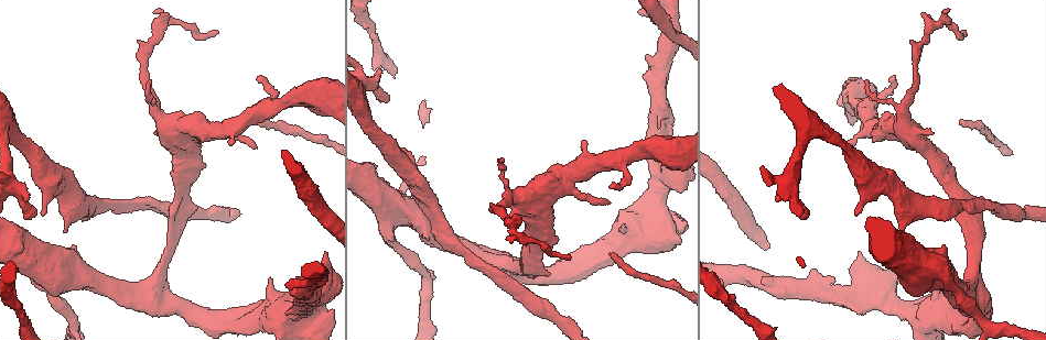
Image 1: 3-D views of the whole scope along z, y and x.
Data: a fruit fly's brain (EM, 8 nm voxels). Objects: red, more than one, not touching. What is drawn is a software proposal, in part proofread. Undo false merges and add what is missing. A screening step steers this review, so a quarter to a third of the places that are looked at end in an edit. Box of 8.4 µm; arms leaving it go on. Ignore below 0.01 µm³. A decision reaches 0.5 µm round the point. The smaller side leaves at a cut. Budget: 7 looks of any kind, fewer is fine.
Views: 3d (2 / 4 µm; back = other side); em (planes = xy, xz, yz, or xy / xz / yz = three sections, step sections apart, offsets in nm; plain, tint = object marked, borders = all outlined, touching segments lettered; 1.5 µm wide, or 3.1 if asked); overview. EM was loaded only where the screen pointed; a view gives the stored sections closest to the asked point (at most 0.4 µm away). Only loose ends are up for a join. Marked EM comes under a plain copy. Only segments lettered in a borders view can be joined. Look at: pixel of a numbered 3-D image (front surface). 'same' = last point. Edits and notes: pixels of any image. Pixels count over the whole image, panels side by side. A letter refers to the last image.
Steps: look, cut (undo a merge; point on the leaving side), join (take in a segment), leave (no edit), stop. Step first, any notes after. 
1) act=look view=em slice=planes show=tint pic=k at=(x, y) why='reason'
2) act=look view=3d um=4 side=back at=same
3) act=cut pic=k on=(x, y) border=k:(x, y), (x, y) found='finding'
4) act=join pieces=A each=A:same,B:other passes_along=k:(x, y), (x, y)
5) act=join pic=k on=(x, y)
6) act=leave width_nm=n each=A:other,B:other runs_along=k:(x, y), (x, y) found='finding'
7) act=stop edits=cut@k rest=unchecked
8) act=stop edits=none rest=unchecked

act=look view=3d um=4 pic=1 at=(933, 134) why='free end'

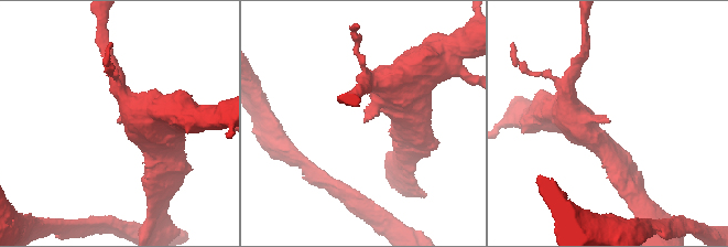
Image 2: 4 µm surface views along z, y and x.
act=look view=em slice=xy step=4 show=borders pic=2 at=(119, 122) why='shape alone is not enough'

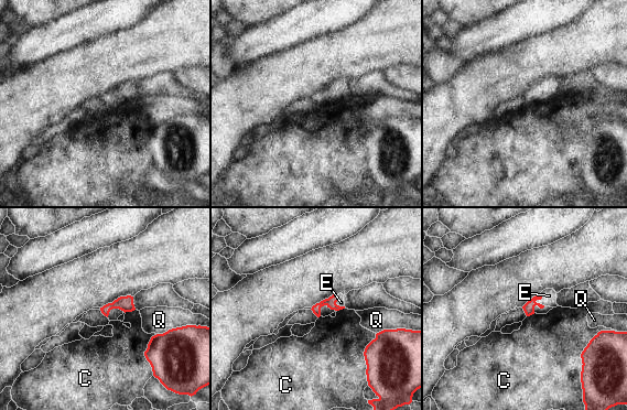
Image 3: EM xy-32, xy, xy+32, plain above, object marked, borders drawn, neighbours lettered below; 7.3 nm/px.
act=look view=em slice=planes show=borders at=same why='cut it another way'

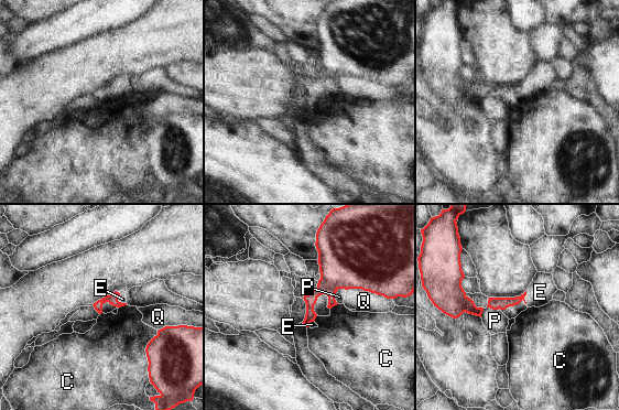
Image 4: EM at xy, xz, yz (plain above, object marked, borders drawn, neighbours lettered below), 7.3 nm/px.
act=join pic=4 on=(122, 299) each=C:other,E:same,P:other,Q:other passes_along=4:(112, 299), (118, 301), (122, 299) found='the neuron continues'

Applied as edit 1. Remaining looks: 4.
act=look view=3d um=2 pic=1 at=(843, 144) why='thick turns thin'

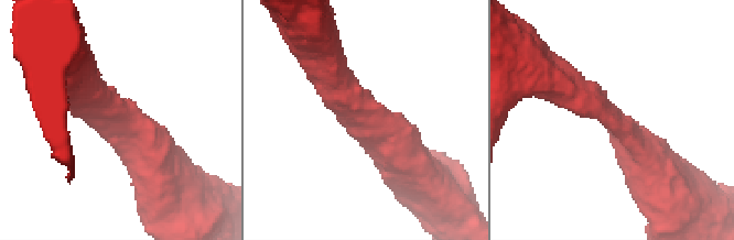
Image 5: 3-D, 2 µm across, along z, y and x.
act=look view=em slice=yz step=4 show=tint pic=5 at=(366, 115) arm_widths_nm=340,420

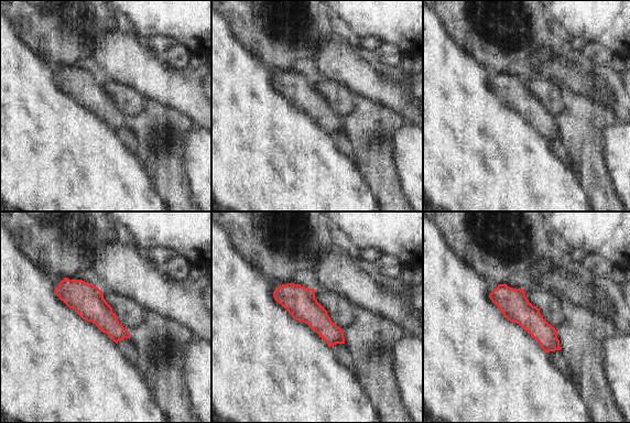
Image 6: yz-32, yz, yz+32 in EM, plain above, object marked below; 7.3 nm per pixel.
act=look view=em slice=xz step=8 show=borders at=same why='cut it another way'

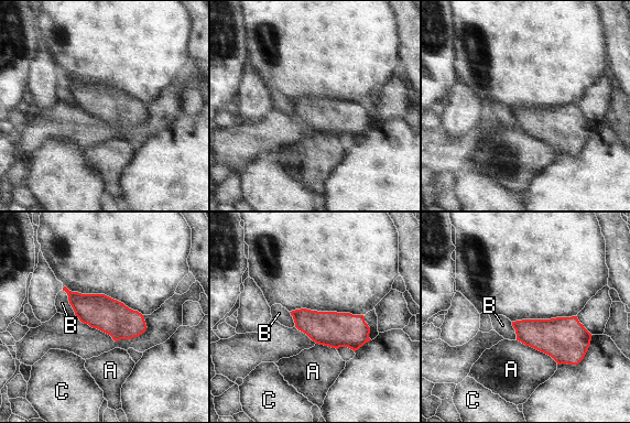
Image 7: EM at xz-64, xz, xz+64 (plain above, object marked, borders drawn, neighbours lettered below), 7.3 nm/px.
act=leave each=A:other,B:other,C:other border=7:(517, 339), (547, 354), (557, 364) found='all the same neuron'

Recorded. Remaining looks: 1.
act=stop edits=join@4 rest=unchecked

